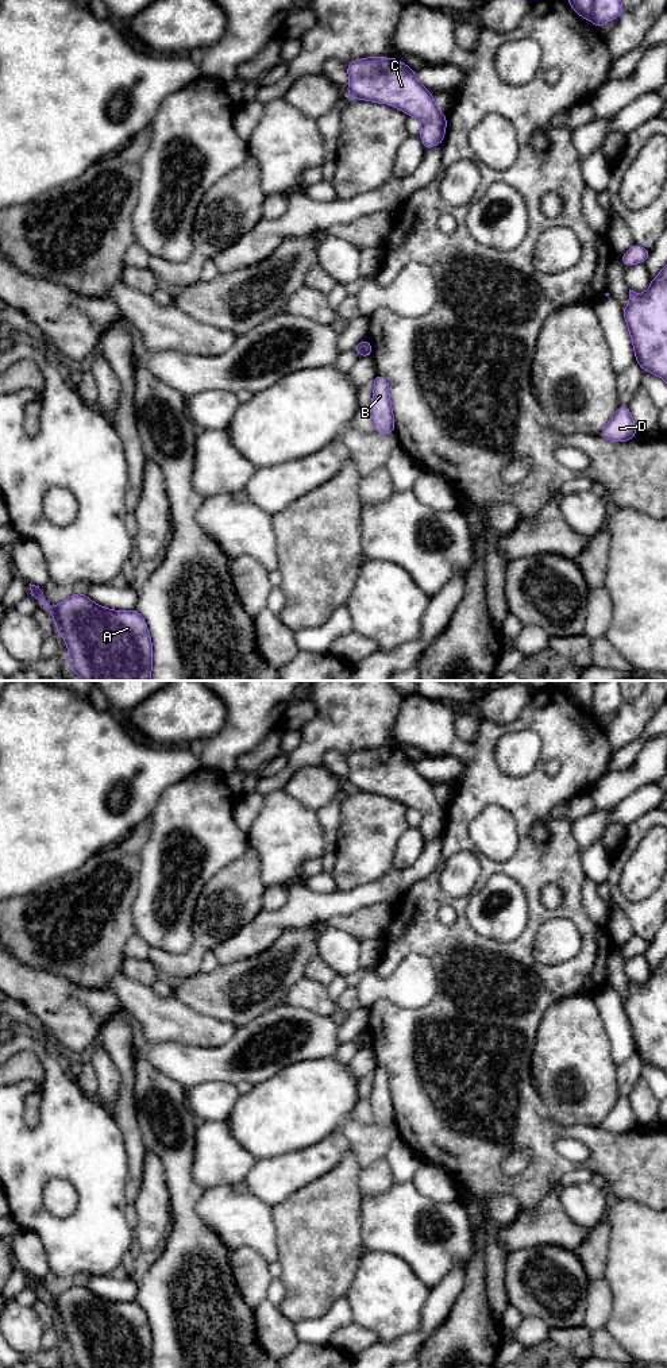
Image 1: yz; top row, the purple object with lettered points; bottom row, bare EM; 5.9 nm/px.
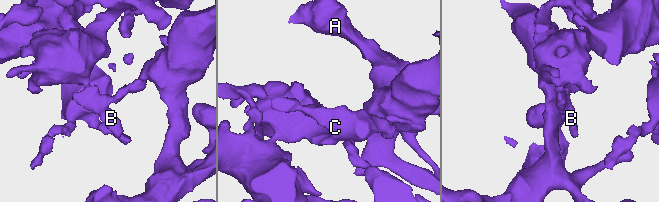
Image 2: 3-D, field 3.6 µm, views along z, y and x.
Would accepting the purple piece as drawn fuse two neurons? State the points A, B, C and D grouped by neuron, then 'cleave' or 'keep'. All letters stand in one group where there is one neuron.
A / B C D | cleave

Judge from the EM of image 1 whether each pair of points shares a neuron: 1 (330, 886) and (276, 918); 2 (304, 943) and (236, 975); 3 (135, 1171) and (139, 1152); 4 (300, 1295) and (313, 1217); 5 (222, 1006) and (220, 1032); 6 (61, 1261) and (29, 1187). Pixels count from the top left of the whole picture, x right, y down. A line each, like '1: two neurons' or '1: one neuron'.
1: two neurons
2: one neuron
3: one neuron
4: one neuron
5: two neurons
6: one neuron

